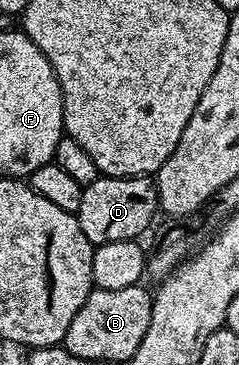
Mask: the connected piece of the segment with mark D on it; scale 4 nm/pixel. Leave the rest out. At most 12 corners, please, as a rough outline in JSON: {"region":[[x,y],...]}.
{"region":[[148,177],[95,179],[74,214],[94,245],[158,215]]}

